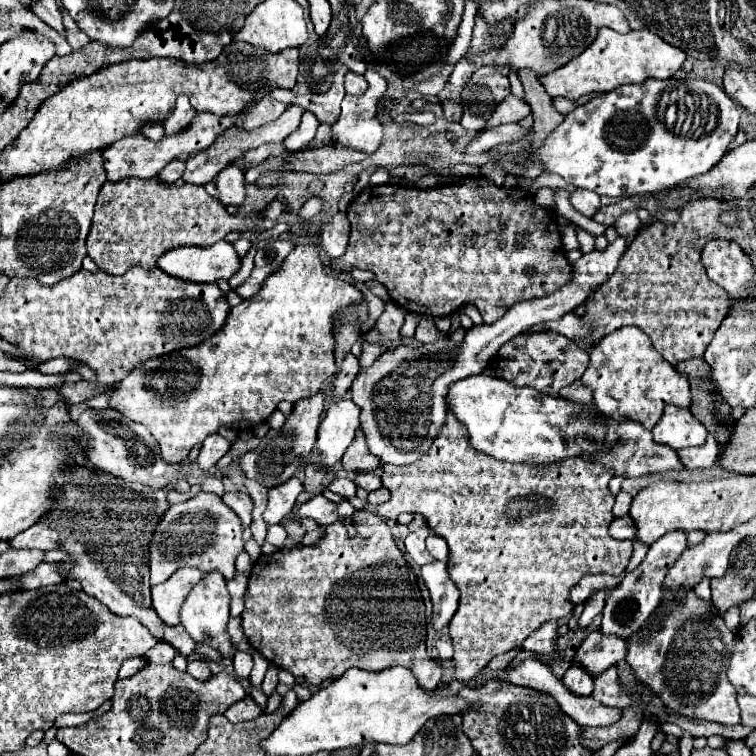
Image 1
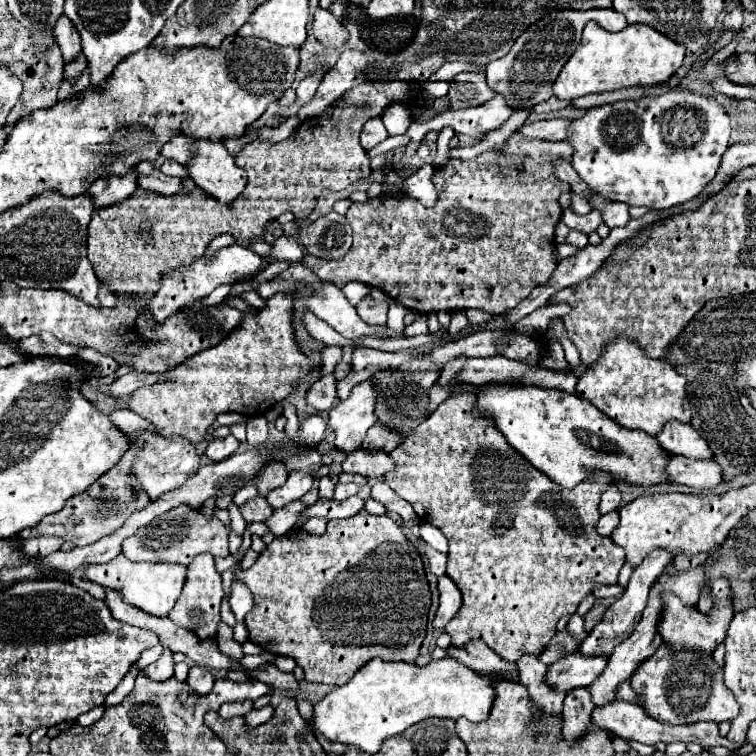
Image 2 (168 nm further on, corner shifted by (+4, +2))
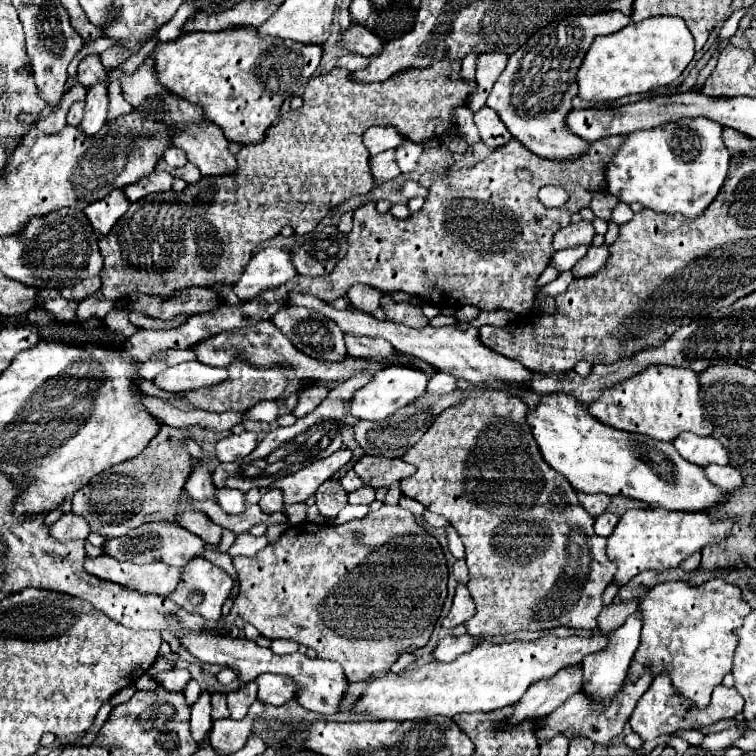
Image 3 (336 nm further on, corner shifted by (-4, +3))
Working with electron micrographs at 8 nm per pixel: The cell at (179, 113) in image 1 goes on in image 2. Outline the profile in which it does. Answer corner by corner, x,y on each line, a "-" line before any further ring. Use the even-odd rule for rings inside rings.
173,135
171,141
165,145
165,149
161,151
161,155
167,157
167,159
173,159
173,161
177,161
177,163
185,163
185,161
189,161
189,157
191,157
191,155
187,155
189,143
193,143
191,137
185,137
185,135
177,135
177,137
175,137
175,135

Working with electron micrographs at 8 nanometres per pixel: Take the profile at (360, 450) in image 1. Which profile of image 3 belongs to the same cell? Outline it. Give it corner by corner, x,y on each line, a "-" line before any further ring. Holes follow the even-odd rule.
363,456
353,466
353,470
357,472
359,478
365,480
367,486
371,486
371,488
389,488
391,484
413,476
417,468
407,464
401,458
387,460
387,458
379,458
379,456

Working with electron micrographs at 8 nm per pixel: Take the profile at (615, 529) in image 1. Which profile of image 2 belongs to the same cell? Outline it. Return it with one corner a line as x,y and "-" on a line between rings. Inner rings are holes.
611,511
611,513
607,513
607,515
601,515
601,519
597,521
595,529
597,529
603,537
609,537
609,535
613,533
613,529
617,527
617,523
619,523
619,513
617,513
617,511

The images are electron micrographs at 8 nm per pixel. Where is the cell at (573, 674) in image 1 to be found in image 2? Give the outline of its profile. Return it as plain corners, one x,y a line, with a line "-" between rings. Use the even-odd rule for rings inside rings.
585,687
573,689
565,695
563,705
563,737
569,745
577,745
583,733
587,733
591,725
591,713
593,713
591,695

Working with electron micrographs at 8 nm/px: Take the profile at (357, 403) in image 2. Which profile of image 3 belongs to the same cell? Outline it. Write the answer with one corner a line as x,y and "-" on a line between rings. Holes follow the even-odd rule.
387,366
377,372
375,380
371,380
367,386
359,388
349,404
349,414
357,420
387,420
393,412
409,404
411,400
419,398
427,388
427,376
423,376
419,370
407,368
407,366

